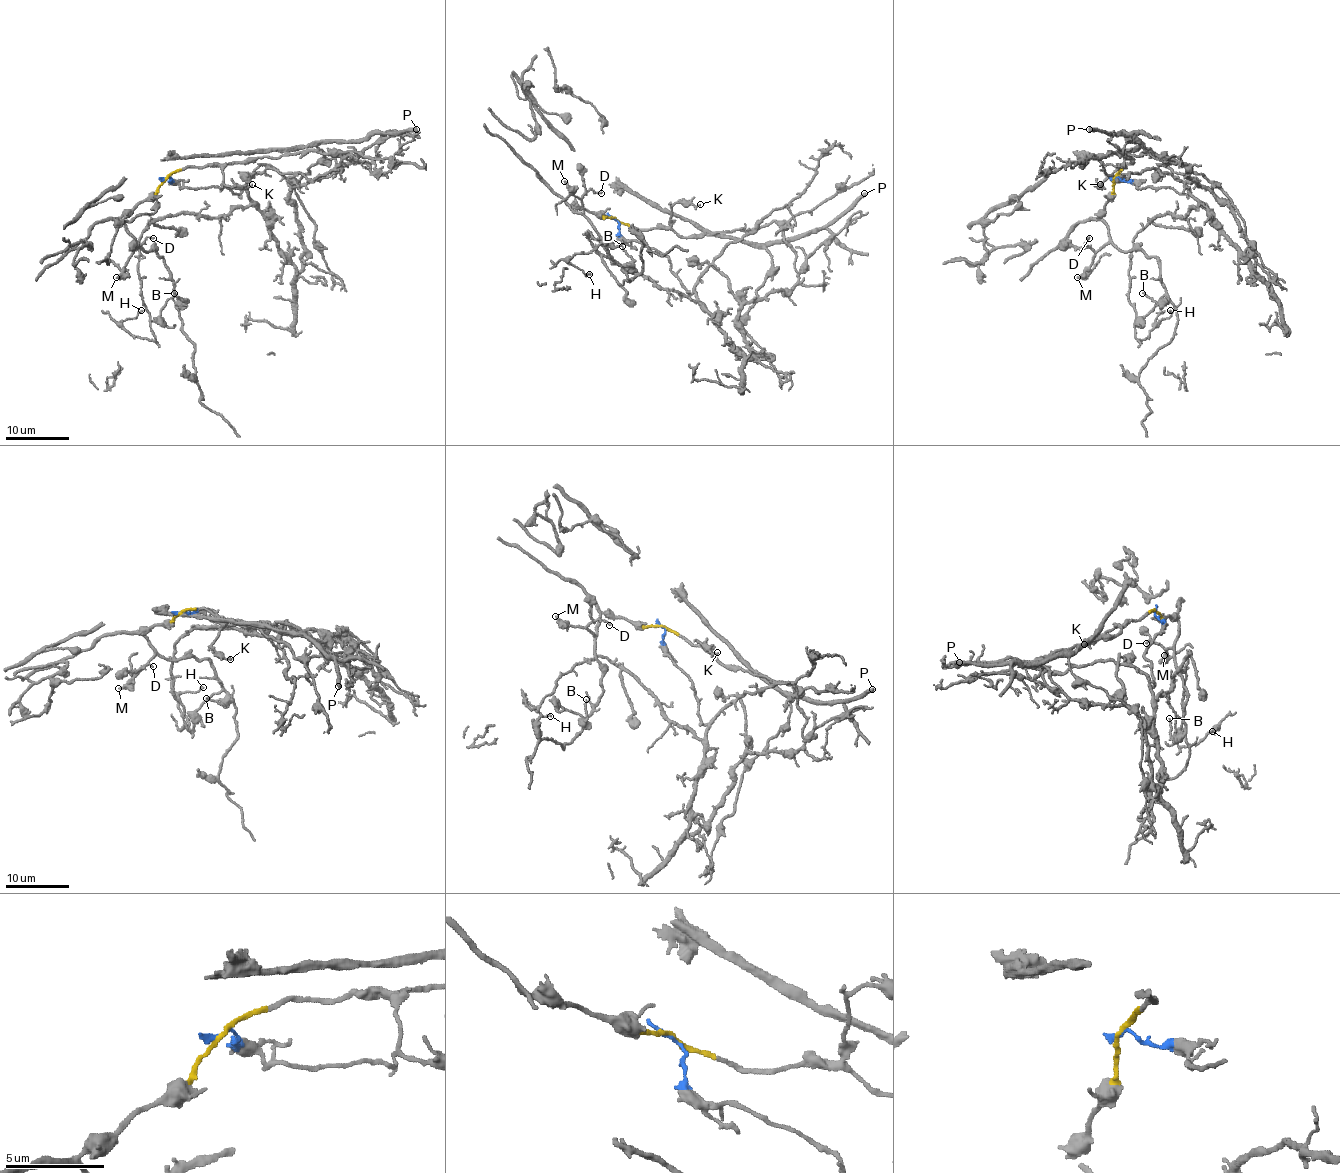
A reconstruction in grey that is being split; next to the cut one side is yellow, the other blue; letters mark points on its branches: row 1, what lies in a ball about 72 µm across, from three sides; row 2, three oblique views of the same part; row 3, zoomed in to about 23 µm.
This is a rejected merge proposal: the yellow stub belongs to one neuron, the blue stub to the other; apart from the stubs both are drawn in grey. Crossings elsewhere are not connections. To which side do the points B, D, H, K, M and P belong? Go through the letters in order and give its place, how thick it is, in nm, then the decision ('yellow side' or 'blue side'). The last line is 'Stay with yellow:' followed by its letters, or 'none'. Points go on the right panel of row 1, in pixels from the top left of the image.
B: at (1142, 293); 120 nm thick; yellow side
D: at (1089, 238); 110 nm thick; yellow side
H: at (1170, 310); 180 nm thick; blue side
K: at (1100, 184); 160 nm thick; yellow side
M: at (1077, 277); 220 nm thick; yellow side
P: at (1089, 129); 360 nm thick; blue side
Stay with yellow: B, D, K, M

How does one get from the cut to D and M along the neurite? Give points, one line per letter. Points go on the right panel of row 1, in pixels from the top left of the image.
D: (1113, 177), (1113, 193), (1105, 204), (1102, 217), (1108, 241), (1096, 251), (1086, 244), (1089, 238)
M: (1113, 177), (1113, 193), (1105, 204), (1102, 217), (1108, 233), (1107, 243), (1077, 278)

